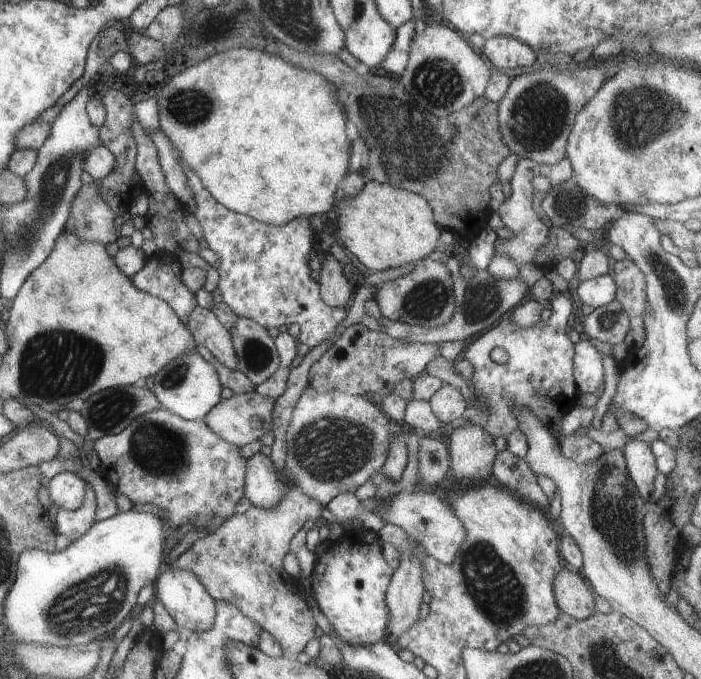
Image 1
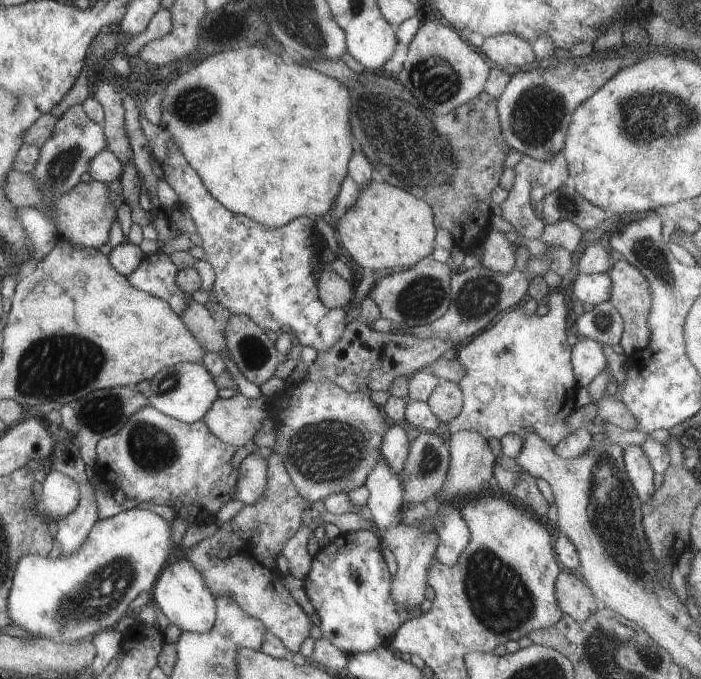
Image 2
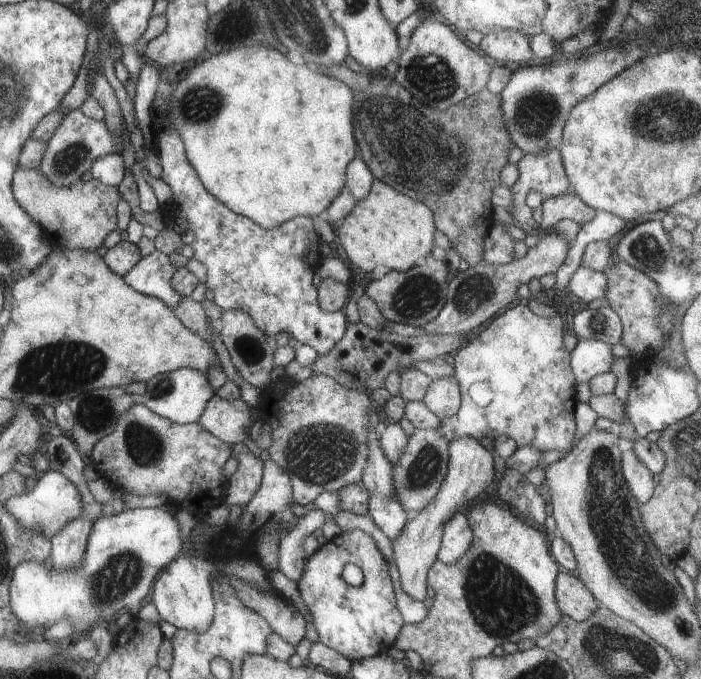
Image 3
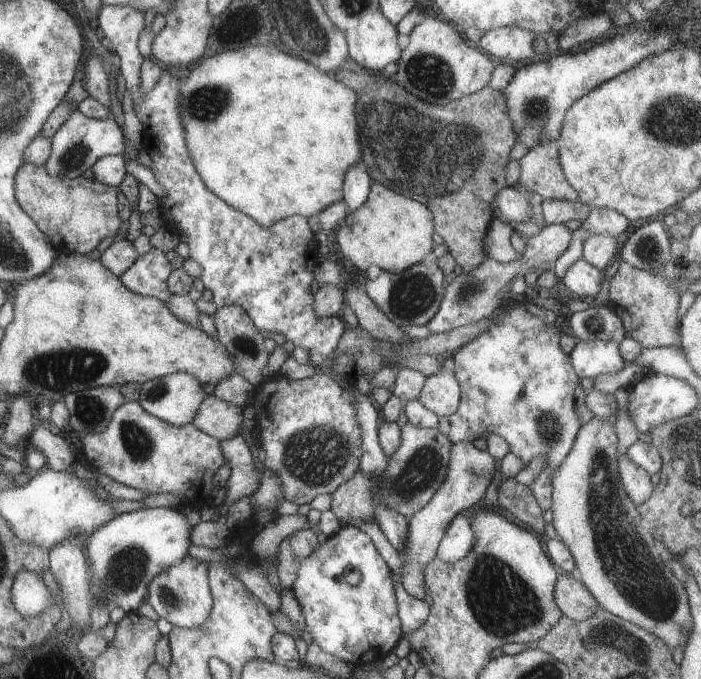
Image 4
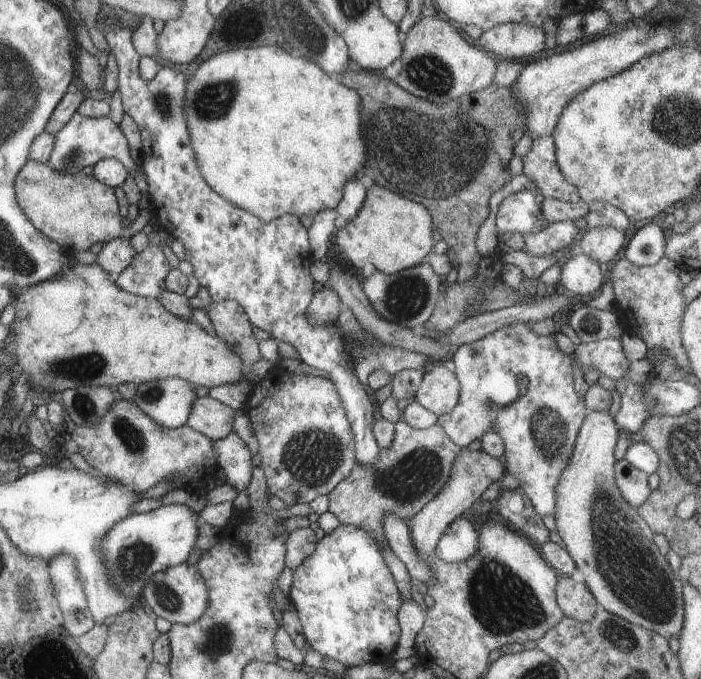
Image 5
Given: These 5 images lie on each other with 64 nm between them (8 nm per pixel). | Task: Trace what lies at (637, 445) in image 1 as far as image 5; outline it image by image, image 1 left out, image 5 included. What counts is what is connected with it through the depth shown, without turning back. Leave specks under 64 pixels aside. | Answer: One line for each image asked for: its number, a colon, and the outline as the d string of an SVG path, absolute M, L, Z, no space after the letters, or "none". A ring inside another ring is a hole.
2: M627 446L623 450L623 470L635 496L639 498L641 504L645 504L655 492L655 486L653 486L655 474L649 462L645 460L645 454L639 450L639 446Z
3: M631 450L621 454L621 476L629 488L629 494L635 498L639 506L643 506L653 496L653 476L641 464L641 460L633 456Z
4: M625 454L617 458L617 478L621 482L623 492L635 506L643 506L649 502L653 494L651 476L647 476L637 464L633 464Z
5: M625 458L615 462L613 478L615 478L615 488L619 490L621 498L629 506L633 506L633 508L645 506L647 500L651 498L651 492L649 492L649 486L647 486L649 476L635 470L631 464L625 462Z

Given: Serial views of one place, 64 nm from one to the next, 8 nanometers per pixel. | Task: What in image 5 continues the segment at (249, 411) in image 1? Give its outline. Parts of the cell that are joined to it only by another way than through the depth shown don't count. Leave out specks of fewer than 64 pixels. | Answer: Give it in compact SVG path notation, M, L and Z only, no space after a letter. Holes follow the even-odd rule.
M209 396L195 398L195 406L191 406L191 418L187 418L187 426L215 442L227 438L231 434L233 424L233 410L223 406Z

